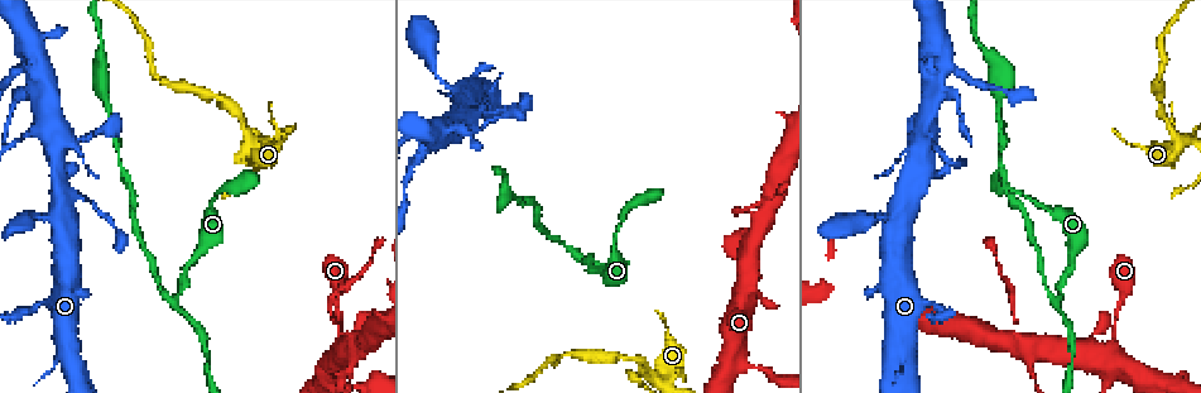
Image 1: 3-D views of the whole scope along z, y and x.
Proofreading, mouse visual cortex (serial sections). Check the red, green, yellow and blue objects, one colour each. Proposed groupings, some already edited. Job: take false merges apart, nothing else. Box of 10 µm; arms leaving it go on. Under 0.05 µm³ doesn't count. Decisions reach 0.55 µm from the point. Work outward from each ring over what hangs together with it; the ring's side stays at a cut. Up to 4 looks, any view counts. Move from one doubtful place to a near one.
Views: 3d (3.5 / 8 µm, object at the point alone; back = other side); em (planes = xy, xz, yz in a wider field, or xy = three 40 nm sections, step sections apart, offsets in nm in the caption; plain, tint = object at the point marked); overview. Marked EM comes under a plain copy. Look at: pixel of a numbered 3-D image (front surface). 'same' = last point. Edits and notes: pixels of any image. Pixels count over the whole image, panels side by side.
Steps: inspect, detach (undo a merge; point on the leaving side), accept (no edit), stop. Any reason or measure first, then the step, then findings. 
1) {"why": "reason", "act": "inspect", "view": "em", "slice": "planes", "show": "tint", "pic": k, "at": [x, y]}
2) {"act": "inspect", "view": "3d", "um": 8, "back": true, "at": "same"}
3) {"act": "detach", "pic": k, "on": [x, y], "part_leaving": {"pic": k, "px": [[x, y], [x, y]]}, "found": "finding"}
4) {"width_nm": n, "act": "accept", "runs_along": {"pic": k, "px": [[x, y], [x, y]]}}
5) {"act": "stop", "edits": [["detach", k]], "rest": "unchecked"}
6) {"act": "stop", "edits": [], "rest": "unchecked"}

{"why": "a narrow waist", "act": "inspect", "view": "3d", "um": 8, "pic": 1, "at": [244, 124]}

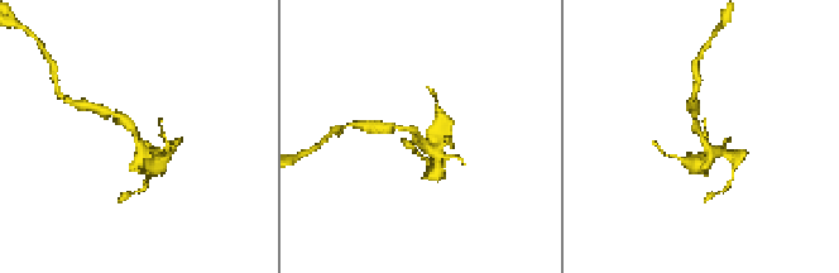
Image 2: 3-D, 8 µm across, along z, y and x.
{"why": "now the EM", "act": "inspect", "view": "em", "slice": "xy", "step": 2, "show": "tint", "at": "same"}

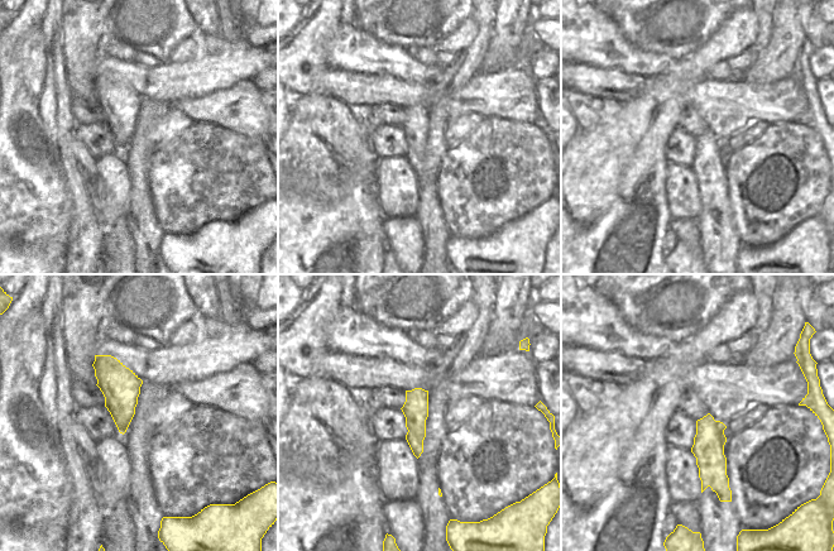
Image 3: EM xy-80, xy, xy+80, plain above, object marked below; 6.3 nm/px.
{"width_nm": 160, "act": "accept", "runs_along": {"pic": 2, "px": [[152, 167], [130, 123], [115, 115]]}, "found": "all the same cell"}

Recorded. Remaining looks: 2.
{"why": "sharp bend", "act": "inspect", "view": "3d", "um": 3.5, "pic": 1, "at": [177, 300]}

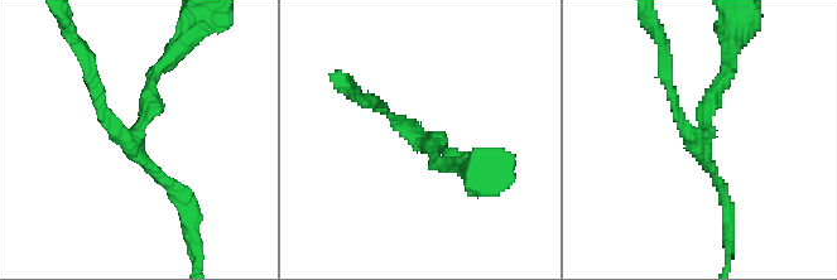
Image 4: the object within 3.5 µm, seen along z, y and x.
{"why": "need the tissue", "act": "inspect", "view": "em", "slice": "xy", "step": 3, "show": "tint", "pic": 4, "at": [700, 139]}

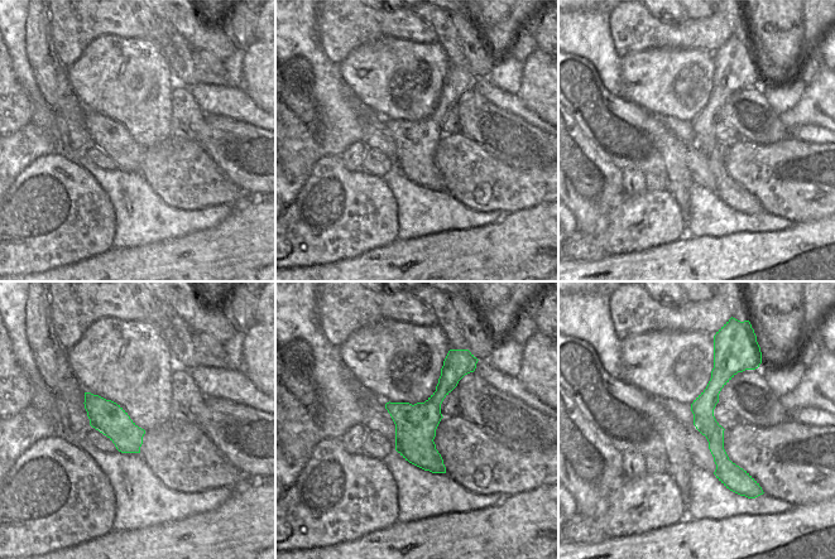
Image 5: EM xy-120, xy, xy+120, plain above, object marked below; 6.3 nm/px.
{"arms": 3, "arm_widths_nm": [150, 150, 150], "act": "accept", "runs_along": {"pic": 5, "px": [[723, 345], [708, 427], [743, 491]]}, "found": "one cell here"}

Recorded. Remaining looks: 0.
{"act": "stop", "edits": [], "rest": "unchecked"}

